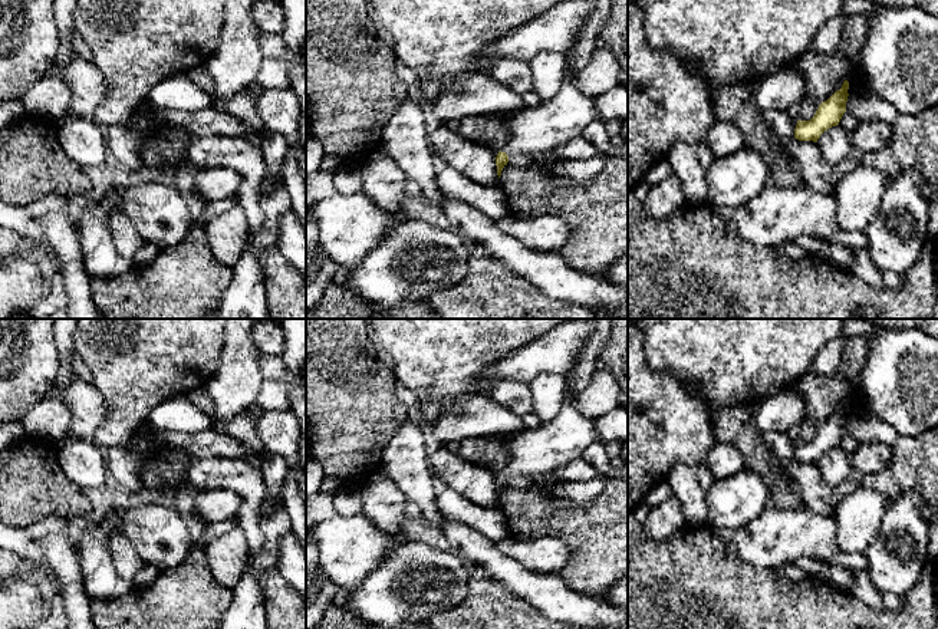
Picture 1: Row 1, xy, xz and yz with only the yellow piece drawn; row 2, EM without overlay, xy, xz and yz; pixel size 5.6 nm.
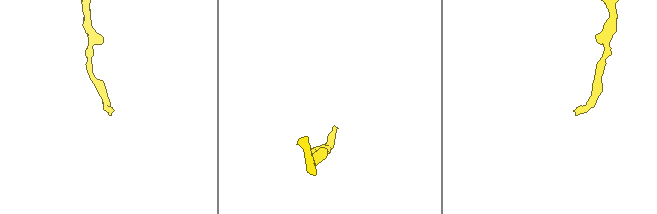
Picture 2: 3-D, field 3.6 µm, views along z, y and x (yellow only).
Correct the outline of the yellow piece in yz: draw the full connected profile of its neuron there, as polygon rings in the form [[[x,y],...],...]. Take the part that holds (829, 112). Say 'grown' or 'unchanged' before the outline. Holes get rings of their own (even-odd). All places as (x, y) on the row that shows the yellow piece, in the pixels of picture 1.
unchanged; [[[845,80],[827,101],[822,102],[810,121],[797,121],[794,138],[799,141],[817,142],[820,135],[832,126],[839,125],[846,112],[849,82]]]

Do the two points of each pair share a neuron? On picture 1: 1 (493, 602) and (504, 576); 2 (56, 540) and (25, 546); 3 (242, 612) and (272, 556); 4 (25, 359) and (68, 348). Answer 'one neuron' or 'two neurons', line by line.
1: two neurons
2: one neuron
3: one neuron
4: two neurons

